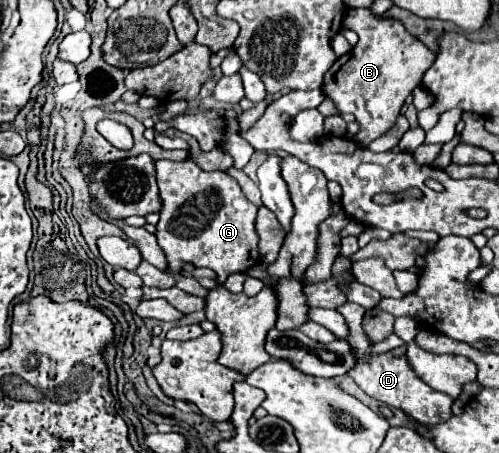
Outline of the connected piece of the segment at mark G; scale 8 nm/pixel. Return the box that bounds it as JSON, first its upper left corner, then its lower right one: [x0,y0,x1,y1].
[156,158,260,284]

